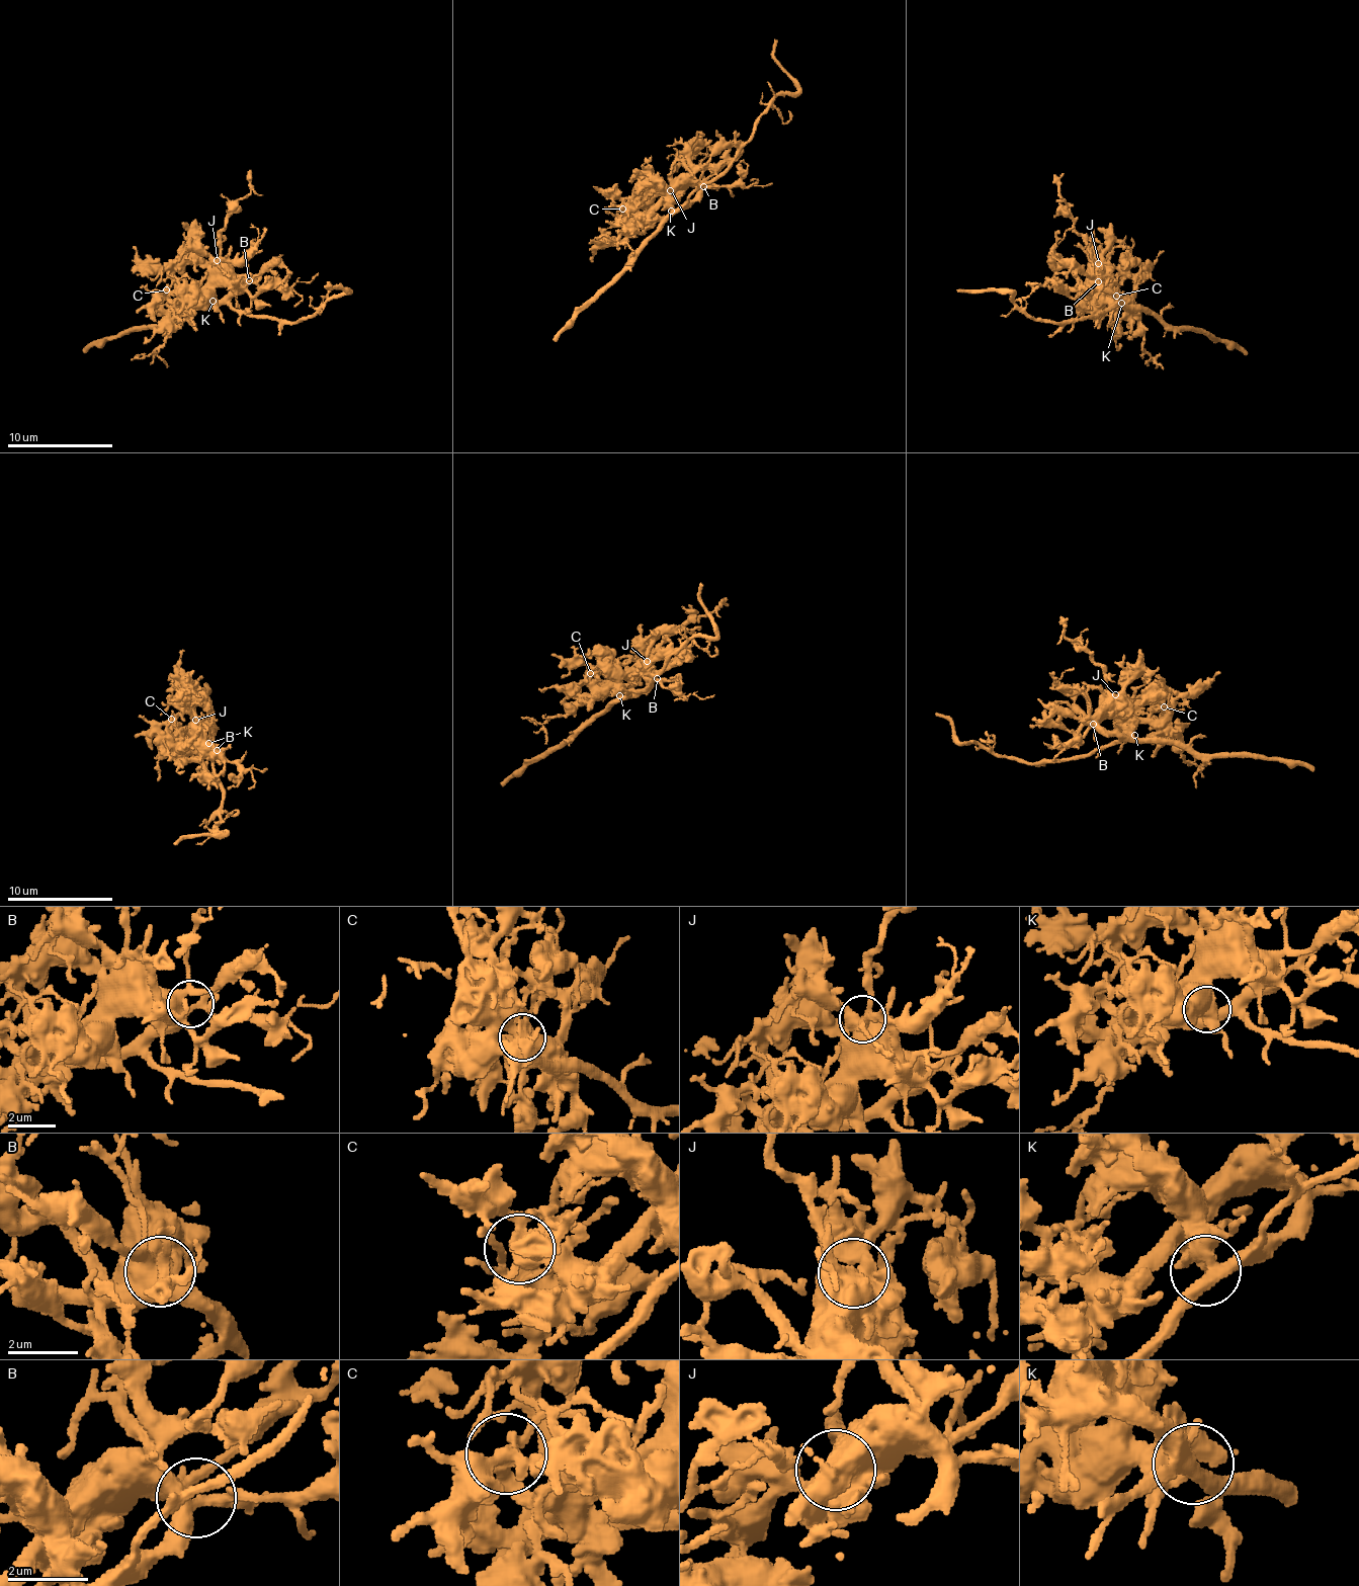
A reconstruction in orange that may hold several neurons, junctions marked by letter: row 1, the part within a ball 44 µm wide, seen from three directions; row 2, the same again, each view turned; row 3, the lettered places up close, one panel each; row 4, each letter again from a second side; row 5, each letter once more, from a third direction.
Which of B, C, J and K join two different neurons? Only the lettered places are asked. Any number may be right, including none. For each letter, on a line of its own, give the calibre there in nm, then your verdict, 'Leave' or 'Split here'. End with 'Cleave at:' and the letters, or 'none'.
B: Thickness 320 nm. Leave
C: Thickness 340 nm. Leave
J: Thickness 500 nm. Leave
K: Thickness 480 nm. Leave
Cleave at: none

